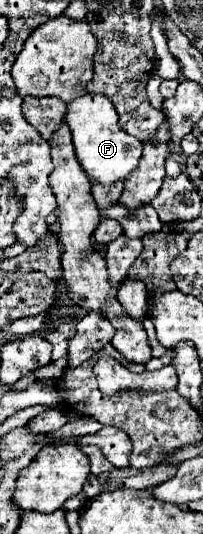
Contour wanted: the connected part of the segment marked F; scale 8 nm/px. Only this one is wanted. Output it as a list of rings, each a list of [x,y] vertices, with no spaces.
[[[83,94],[75,98],[71,104],[67,104],[65,122],[71,128],[77,160],[87,178],[101,184],[113,184],[115,180],[127,178],[127,174],[135,170],[143,144],[119,128],[117,112],[109,98],[103,94]]]

